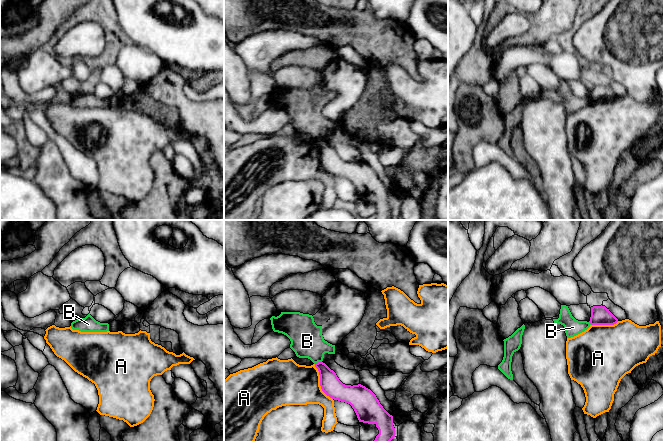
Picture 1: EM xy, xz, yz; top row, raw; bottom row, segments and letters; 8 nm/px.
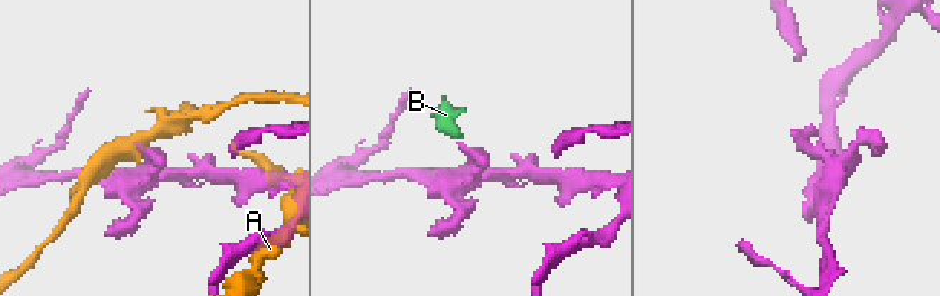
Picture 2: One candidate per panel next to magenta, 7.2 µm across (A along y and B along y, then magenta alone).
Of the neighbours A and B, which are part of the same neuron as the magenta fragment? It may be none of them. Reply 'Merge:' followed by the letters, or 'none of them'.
Merge: none of them

